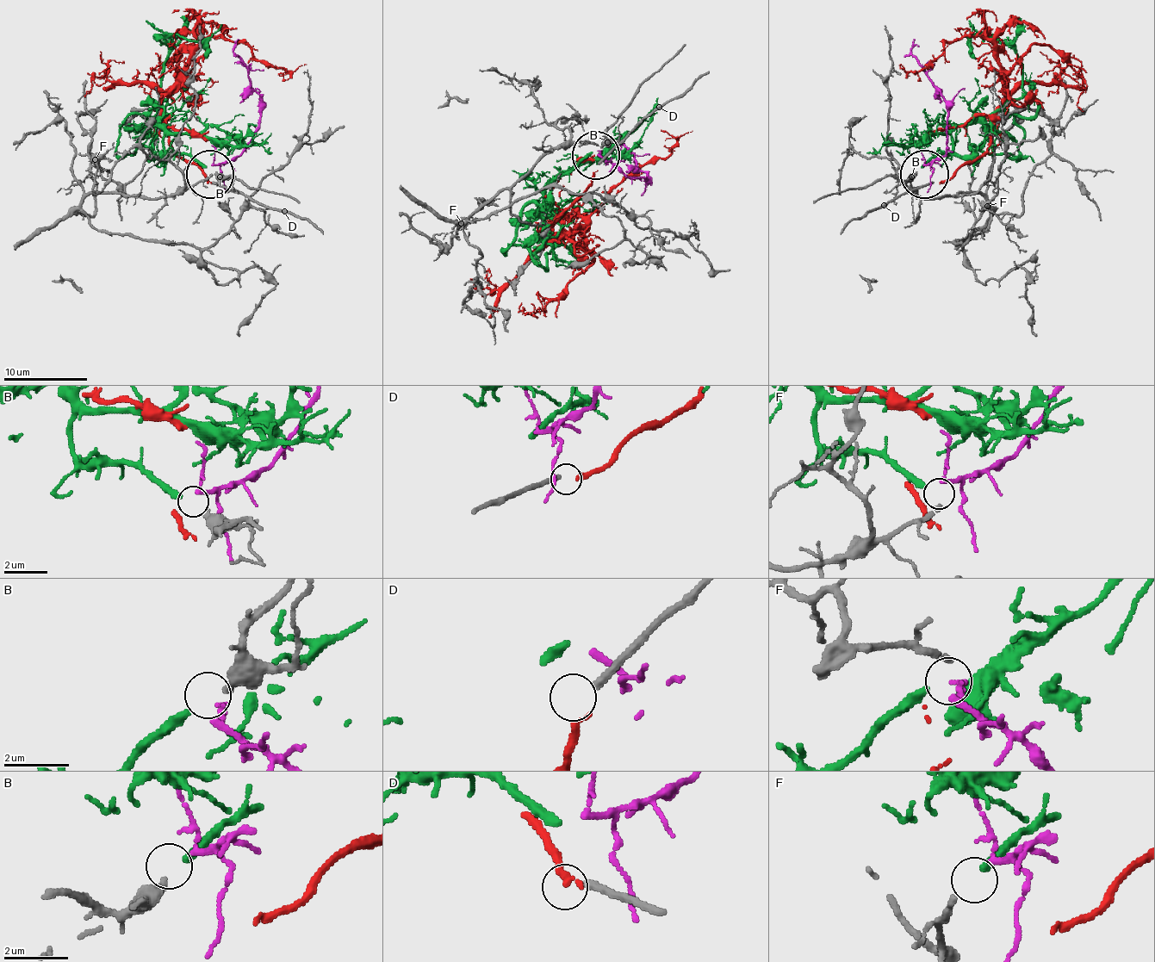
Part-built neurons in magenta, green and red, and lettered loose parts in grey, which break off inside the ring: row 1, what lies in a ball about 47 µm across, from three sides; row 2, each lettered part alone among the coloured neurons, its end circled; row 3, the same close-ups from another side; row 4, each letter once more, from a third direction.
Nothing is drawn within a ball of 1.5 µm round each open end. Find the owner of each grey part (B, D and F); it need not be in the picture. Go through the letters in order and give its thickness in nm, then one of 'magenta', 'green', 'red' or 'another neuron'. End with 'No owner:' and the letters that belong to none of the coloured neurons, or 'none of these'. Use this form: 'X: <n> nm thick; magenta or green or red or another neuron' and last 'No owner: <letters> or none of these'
B: 440 nm thick; green
D: 240 nm thick; another neuron
F: 200 nm thick; magenta
No owner: D

